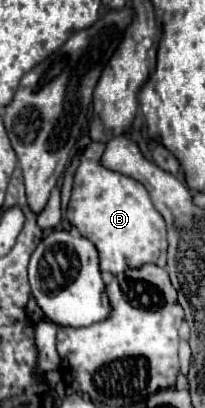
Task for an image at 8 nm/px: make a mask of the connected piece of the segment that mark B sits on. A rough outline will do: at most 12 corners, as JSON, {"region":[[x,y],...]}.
{"region":[[87,148],[67,220],[103,272],[163,268],[167,232],[143,184]]}

